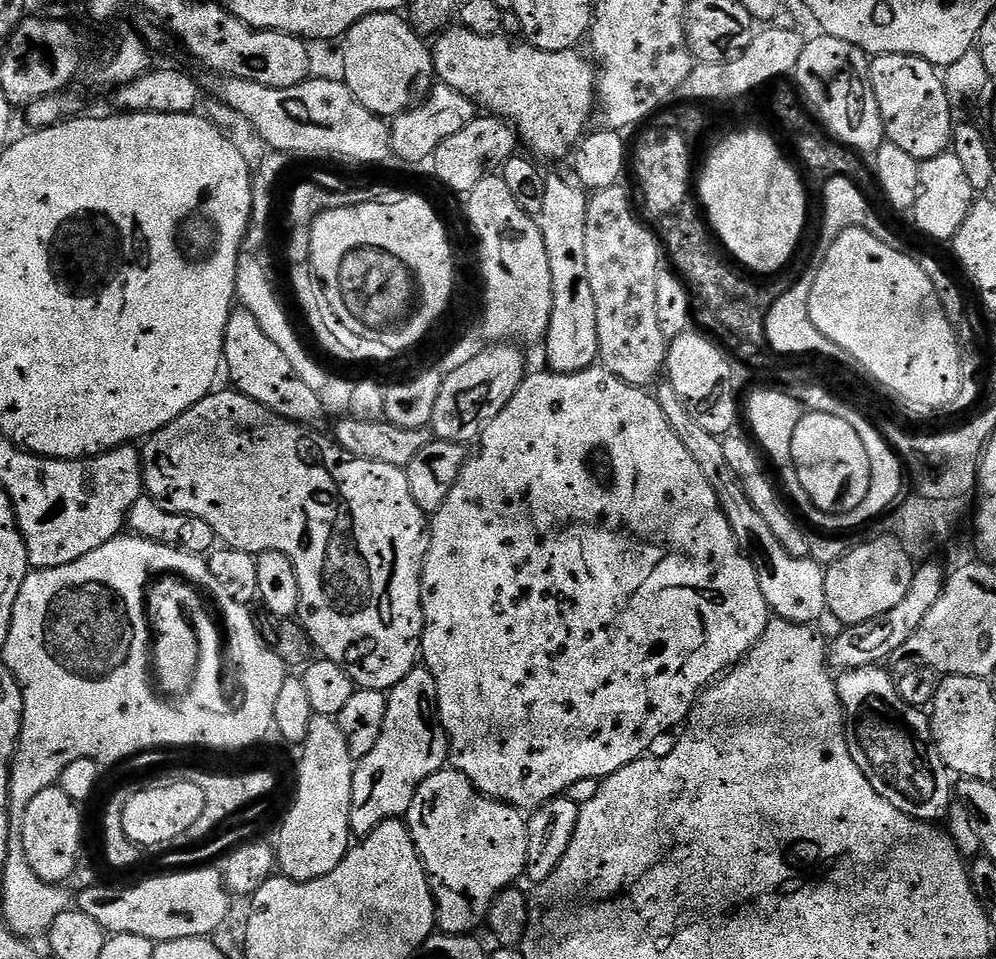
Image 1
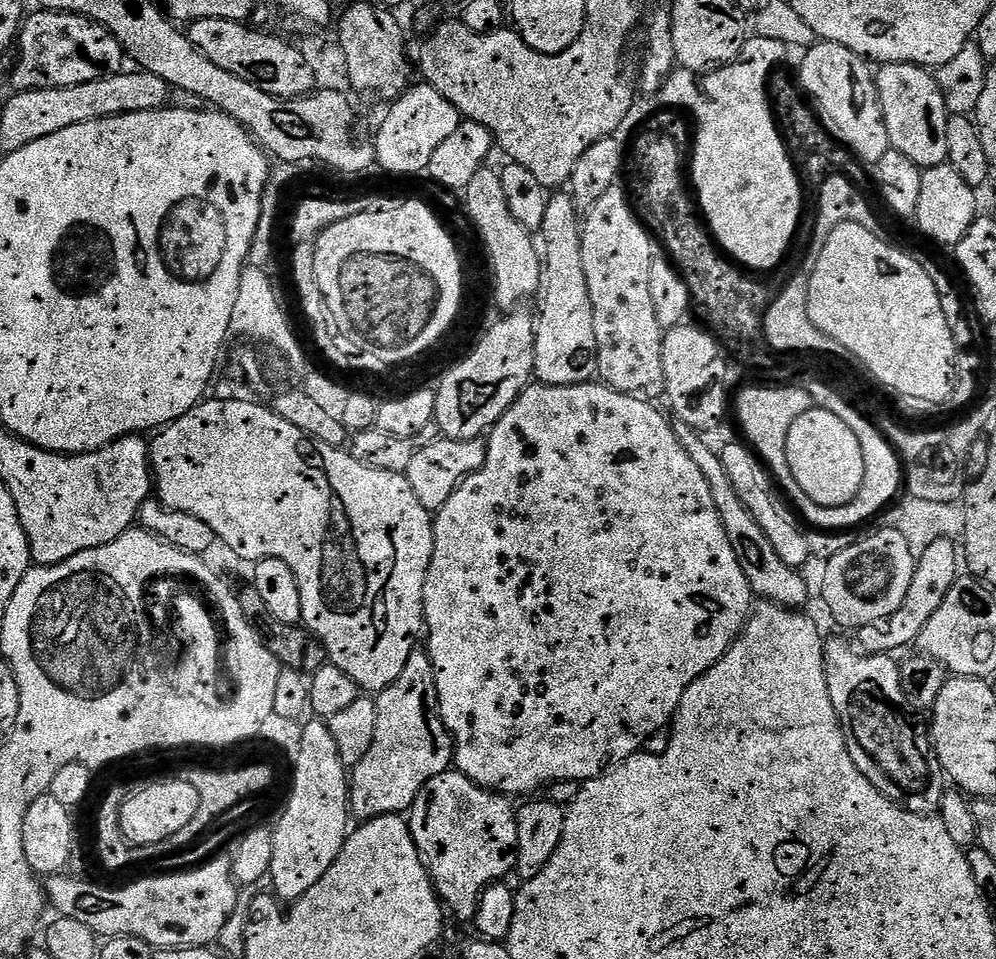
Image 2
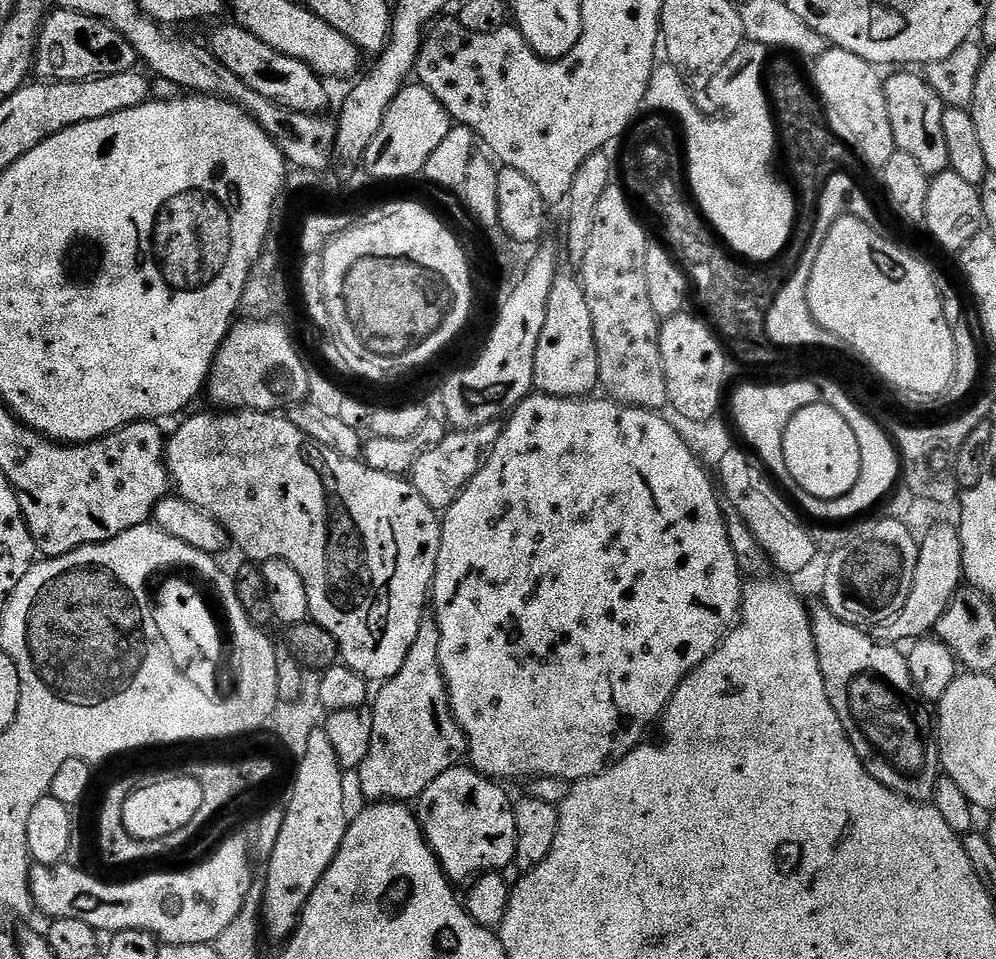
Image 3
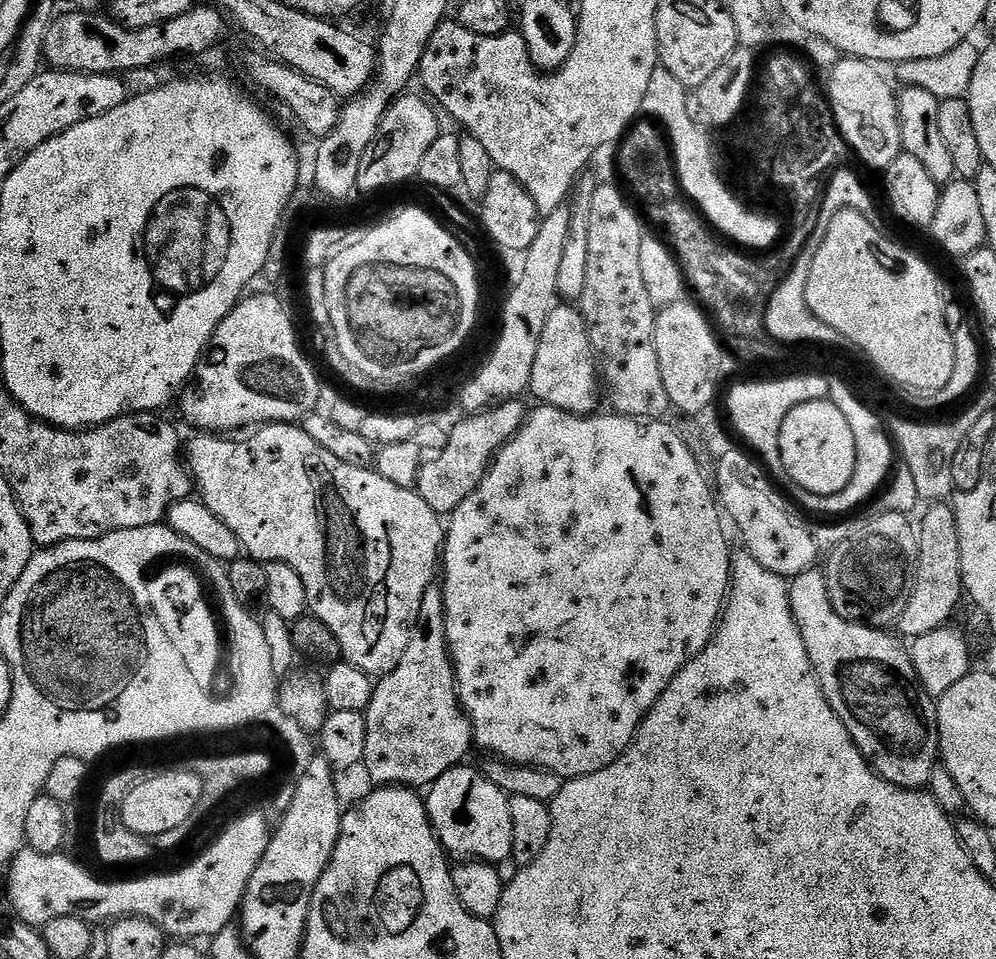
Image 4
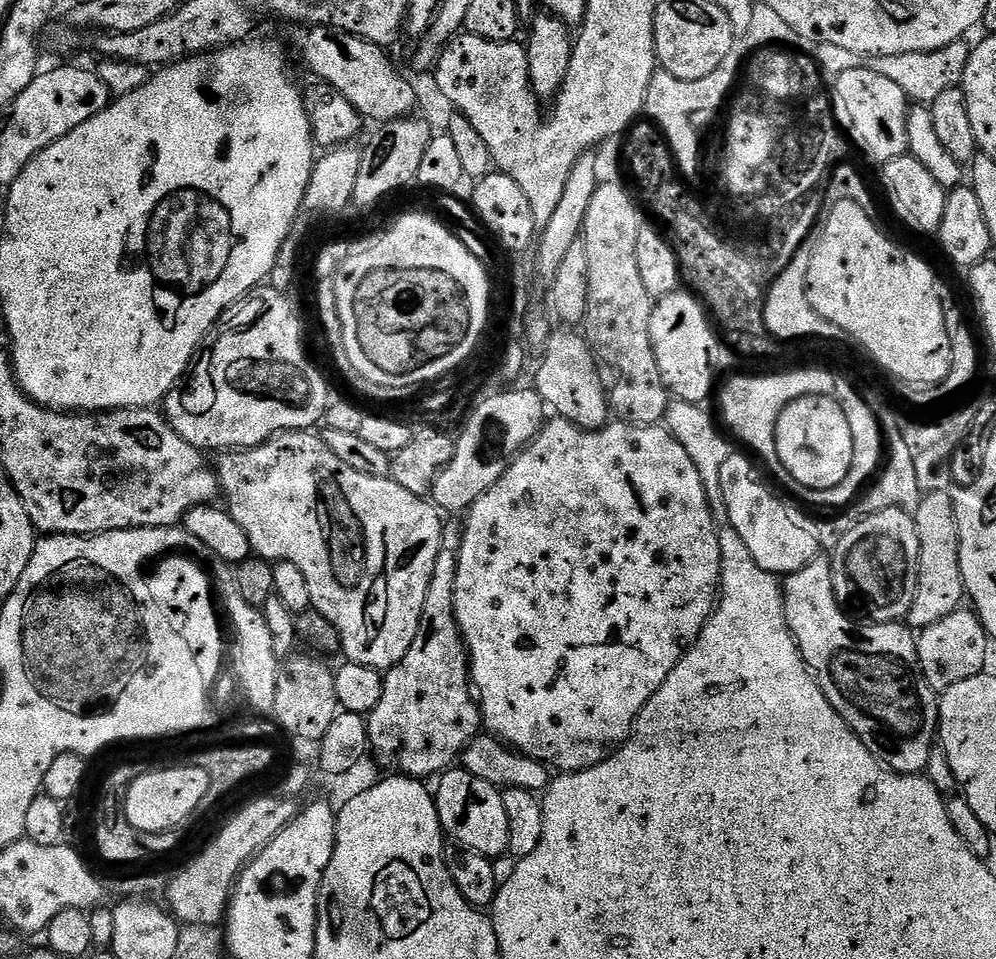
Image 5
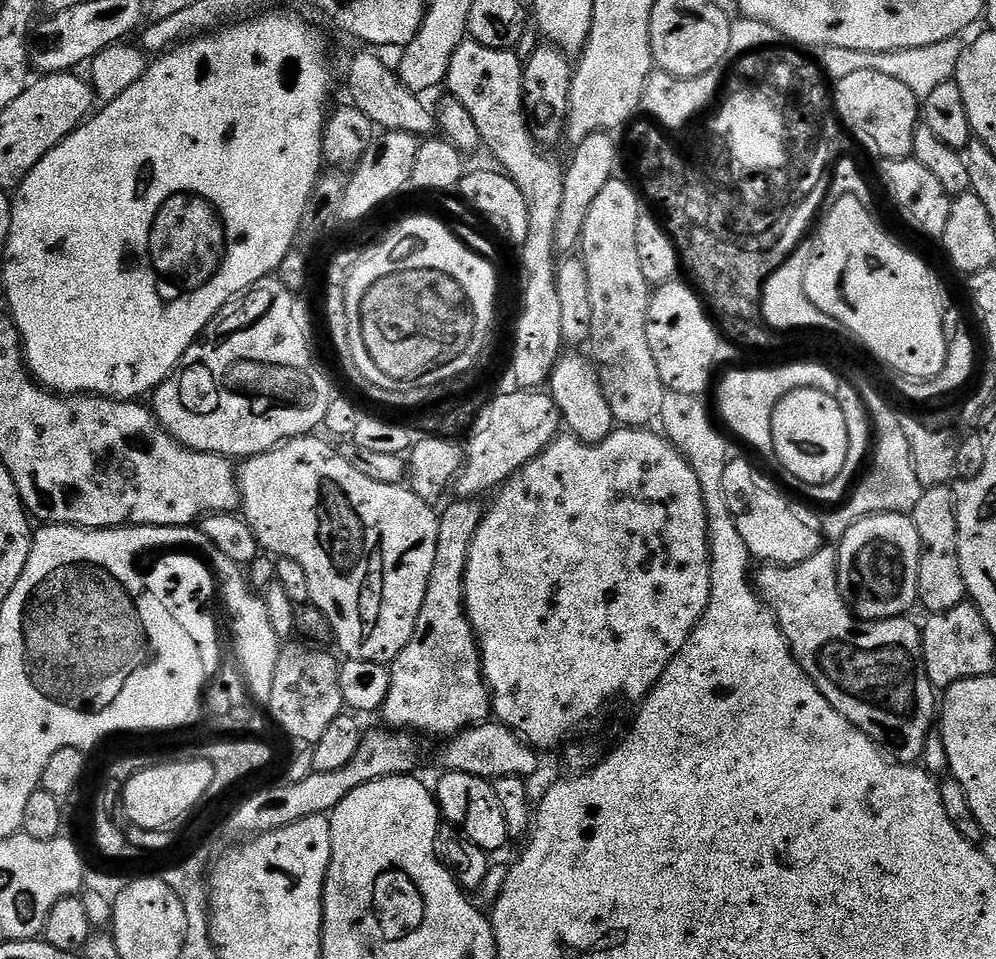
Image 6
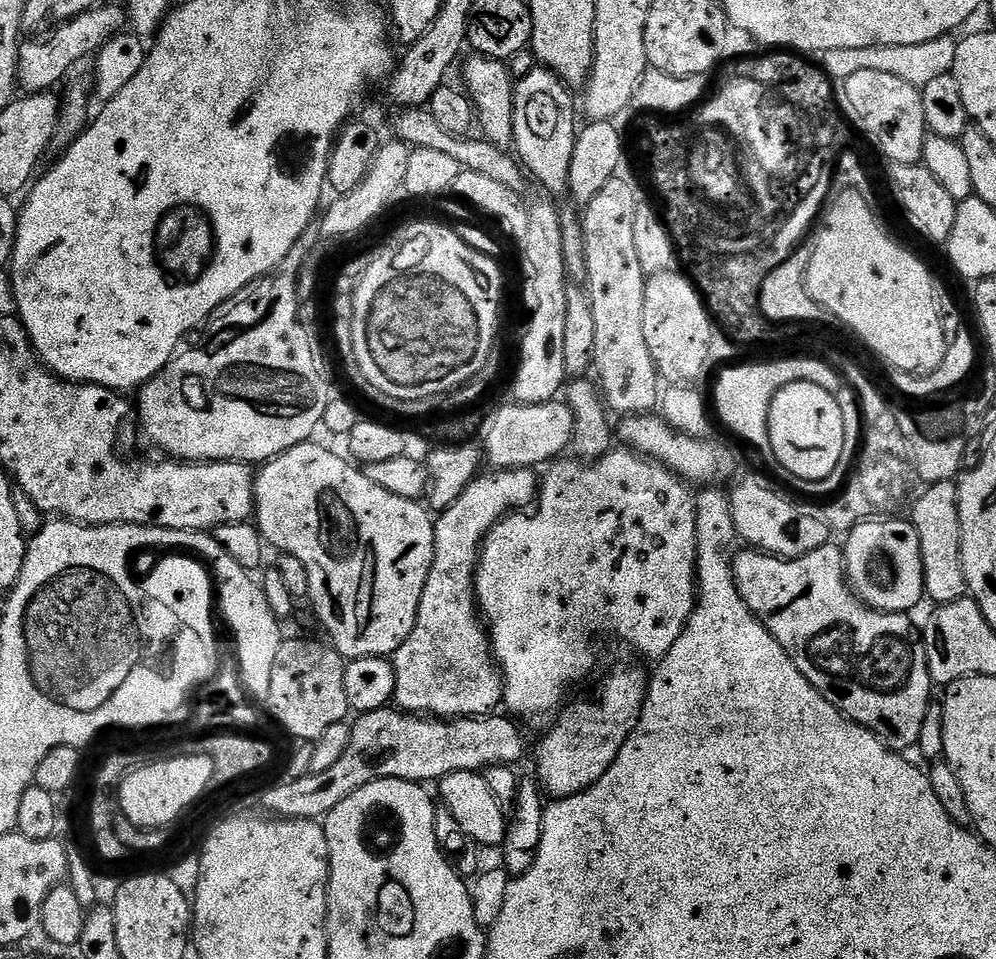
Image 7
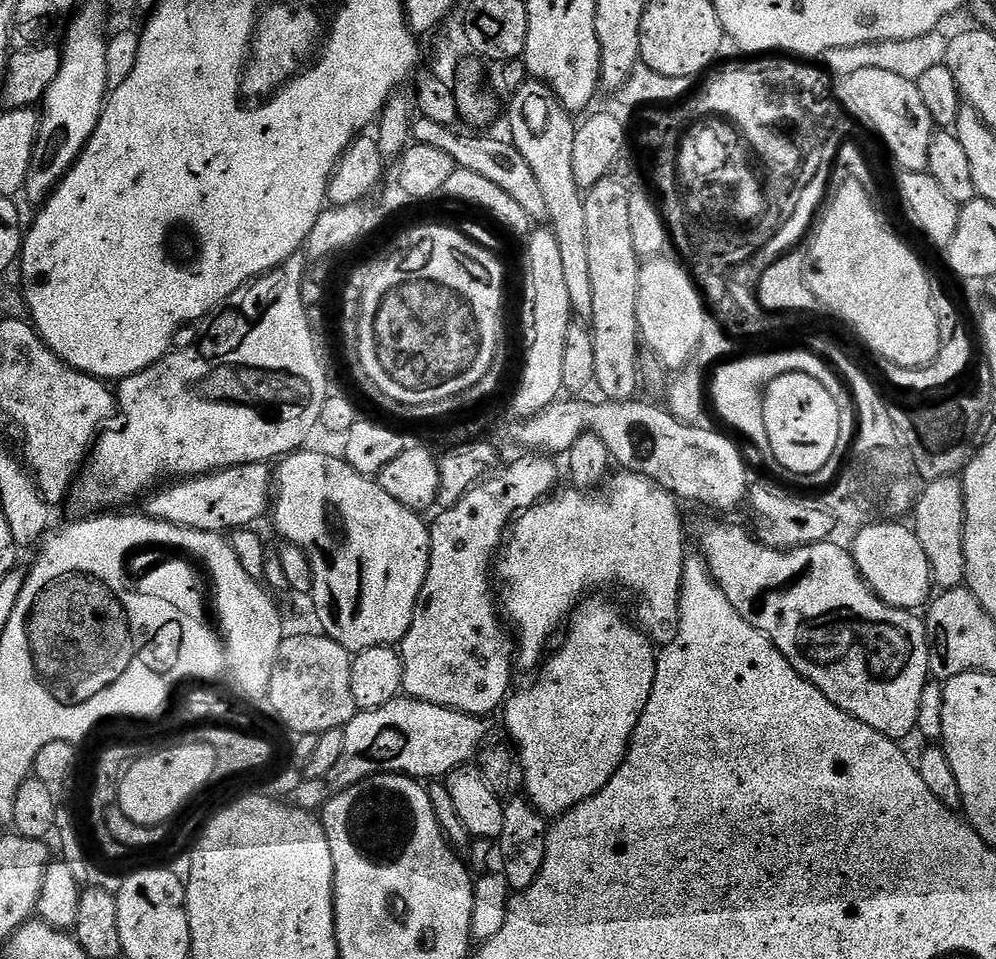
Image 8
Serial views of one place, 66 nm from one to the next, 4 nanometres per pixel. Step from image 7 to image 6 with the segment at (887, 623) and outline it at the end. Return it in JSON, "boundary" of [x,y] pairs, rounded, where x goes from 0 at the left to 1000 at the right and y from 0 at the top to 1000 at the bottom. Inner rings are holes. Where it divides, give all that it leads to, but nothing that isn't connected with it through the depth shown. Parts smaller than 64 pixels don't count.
{"boundary":[[[825,569],[816,580],[809,582],[809,586],[805,586],[804,588],[764,591],[767,593],[761,599],[758,597],[757,612],[763,625],[778,640],[785,661],[791,666],[791,670],[795,673],[797,686],[803,691],[807,702],[815,708],[817,715],[821,715],[821,719],[829,728],[829,732],[833,732],[833,736],[837,736],[837,740],[841,740],[841,745],[845,745],[845,749],[852,751],[862,763],[867,763],[872,767],[899,796],[919,798],[928,787],[930,770],[937,763],[938,752],[942,747],[942,722],[941,718],[937,717],[932,704],[928,702],[928,674],[926,670],[925,656],[922,654],[922,651],[920,655],[919,649],[912,647],[913,644],[909,644],[908,642],[899,642],[897,647],[868,647],[866,649],[856,642],[855,637],[851,635],[851,629],[845,624],[843,612],[841,611],[839,578],[840,572],[838,570]]]}

